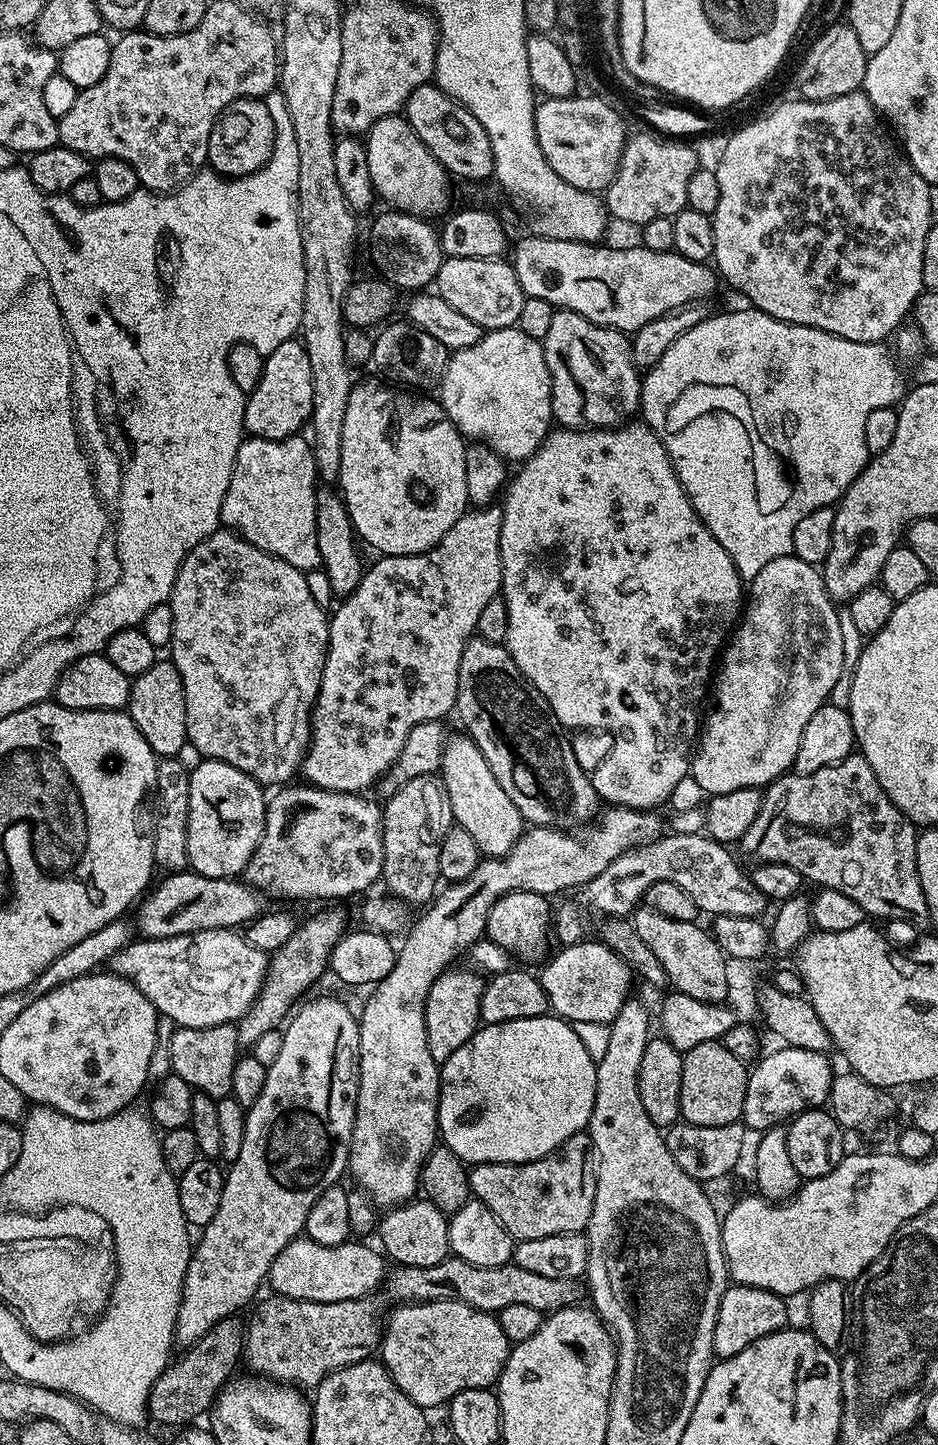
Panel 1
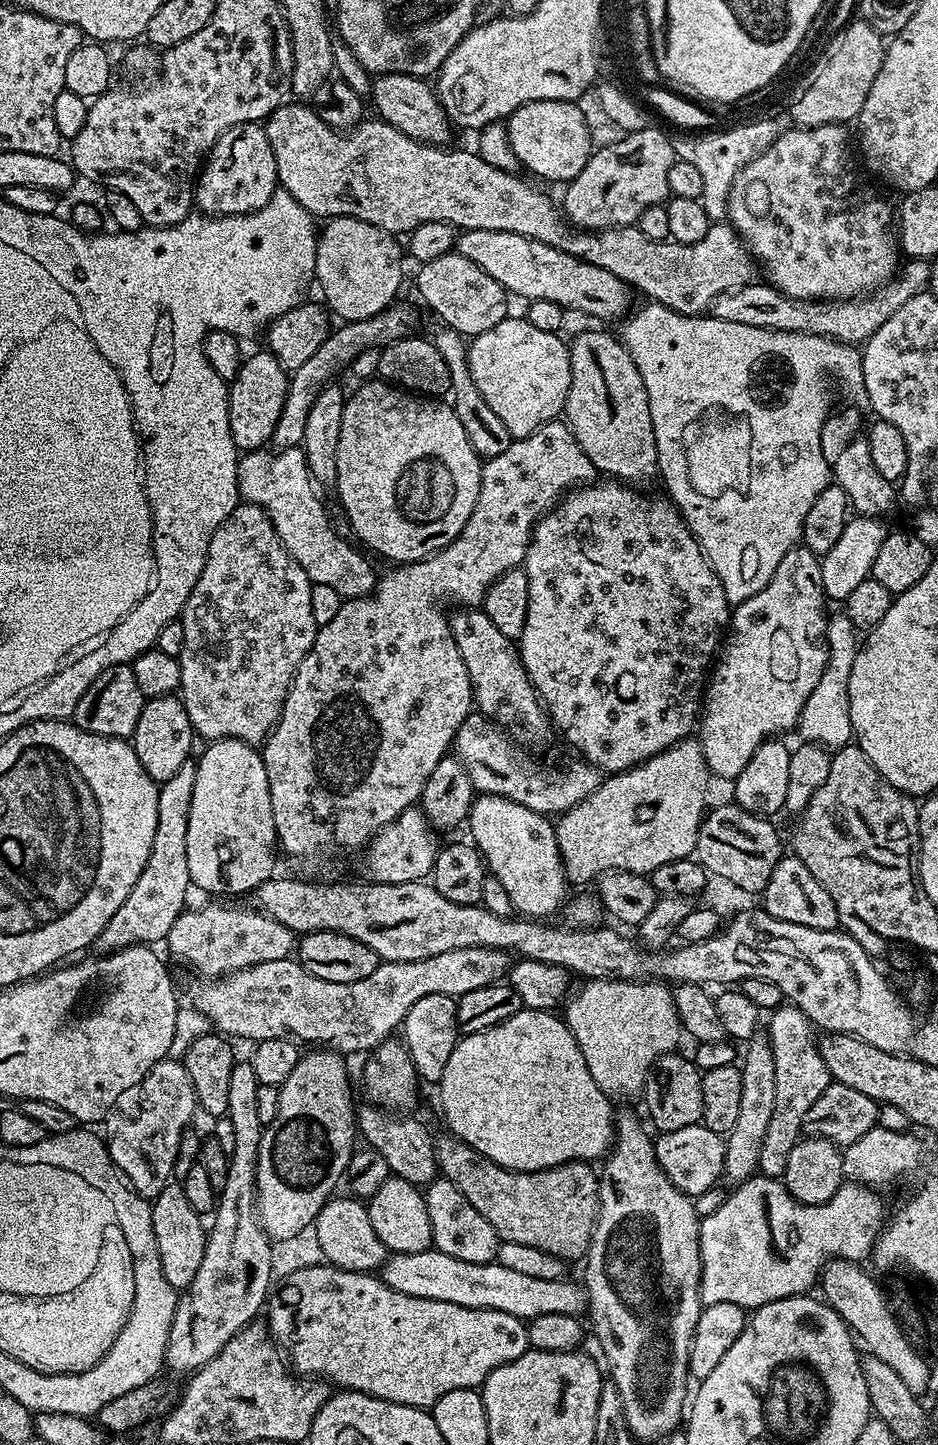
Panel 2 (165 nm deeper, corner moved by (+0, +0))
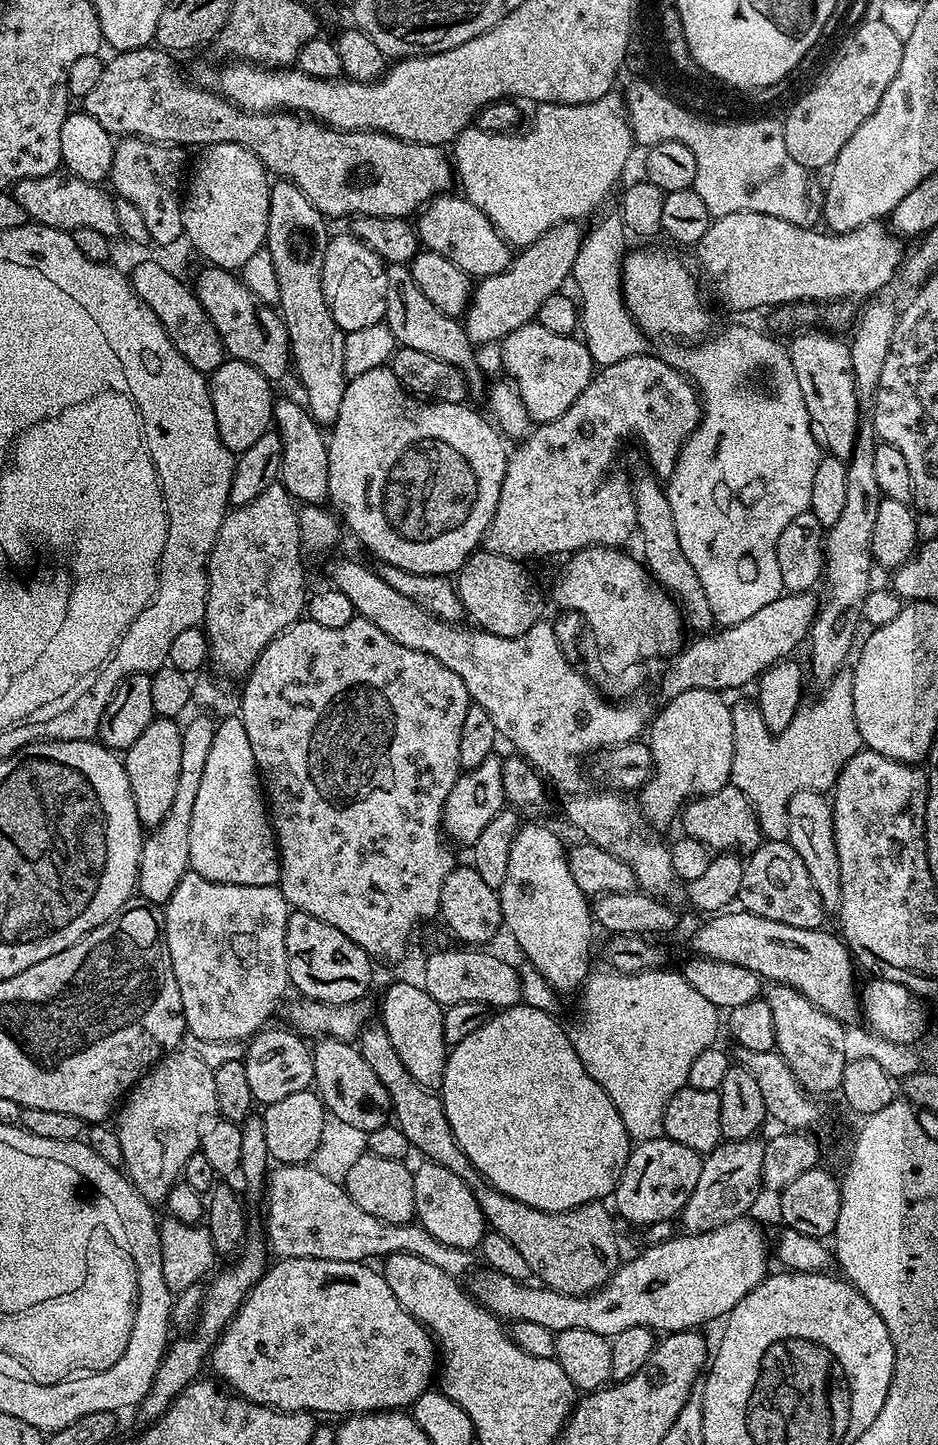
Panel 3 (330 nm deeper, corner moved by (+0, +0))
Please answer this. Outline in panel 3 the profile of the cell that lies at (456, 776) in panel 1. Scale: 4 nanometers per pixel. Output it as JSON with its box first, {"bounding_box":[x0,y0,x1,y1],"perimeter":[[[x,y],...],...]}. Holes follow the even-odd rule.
{"bounding_box":[498,823,594,994],"perimeter":[[[521,823],[508,851],[508,877],[498,889],[500,909],[504,915],[503,927],[516,939],[518,947],[524,951],[523,959],[546,978],[546,982],[558,994],[575,993],[590,975],[588,951],[592,948],[592,928],[594,917],[589,897],[578,890],[574,874],[570,874],[566,844],[563,844],[544,824]]]}

